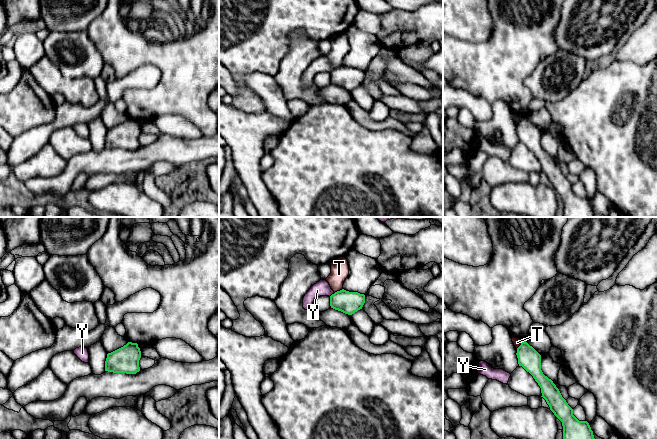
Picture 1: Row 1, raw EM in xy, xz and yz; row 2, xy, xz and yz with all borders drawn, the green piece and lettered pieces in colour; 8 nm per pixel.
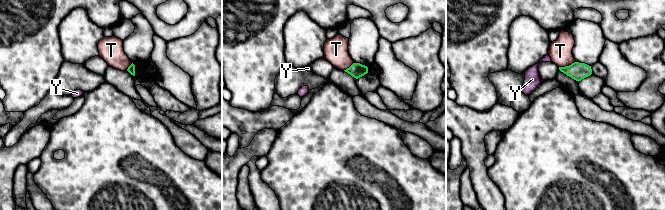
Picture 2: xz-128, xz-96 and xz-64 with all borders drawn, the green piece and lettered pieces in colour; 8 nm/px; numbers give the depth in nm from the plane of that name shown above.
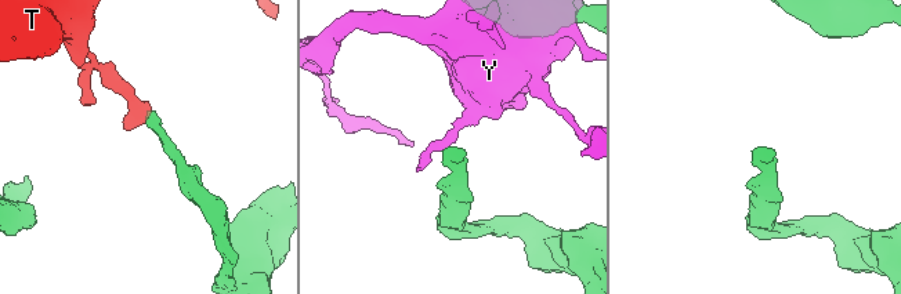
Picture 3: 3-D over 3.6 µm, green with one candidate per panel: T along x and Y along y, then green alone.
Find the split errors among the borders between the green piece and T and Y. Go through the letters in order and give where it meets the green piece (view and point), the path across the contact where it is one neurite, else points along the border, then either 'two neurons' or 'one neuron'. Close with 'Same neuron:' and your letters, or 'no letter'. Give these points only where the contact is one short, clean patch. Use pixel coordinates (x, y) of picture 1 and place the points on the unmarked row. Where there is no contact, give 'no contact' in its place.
T: yz (521, 120) | along yz (524, 116), (516, 124) | two neurons
Y: xz (332, 70) | two neurons
Same neuron: no letter

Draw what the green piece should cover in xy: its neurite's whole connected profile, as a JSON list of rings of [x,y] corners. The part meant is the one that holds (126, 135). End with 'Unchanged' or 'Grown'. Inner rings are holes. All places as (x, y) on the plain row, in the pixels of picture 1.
[[[128,118],[123,123],[107,130],[105,147],[136,150],[140,147],[141,127],[137,119]]]. Unchanged

